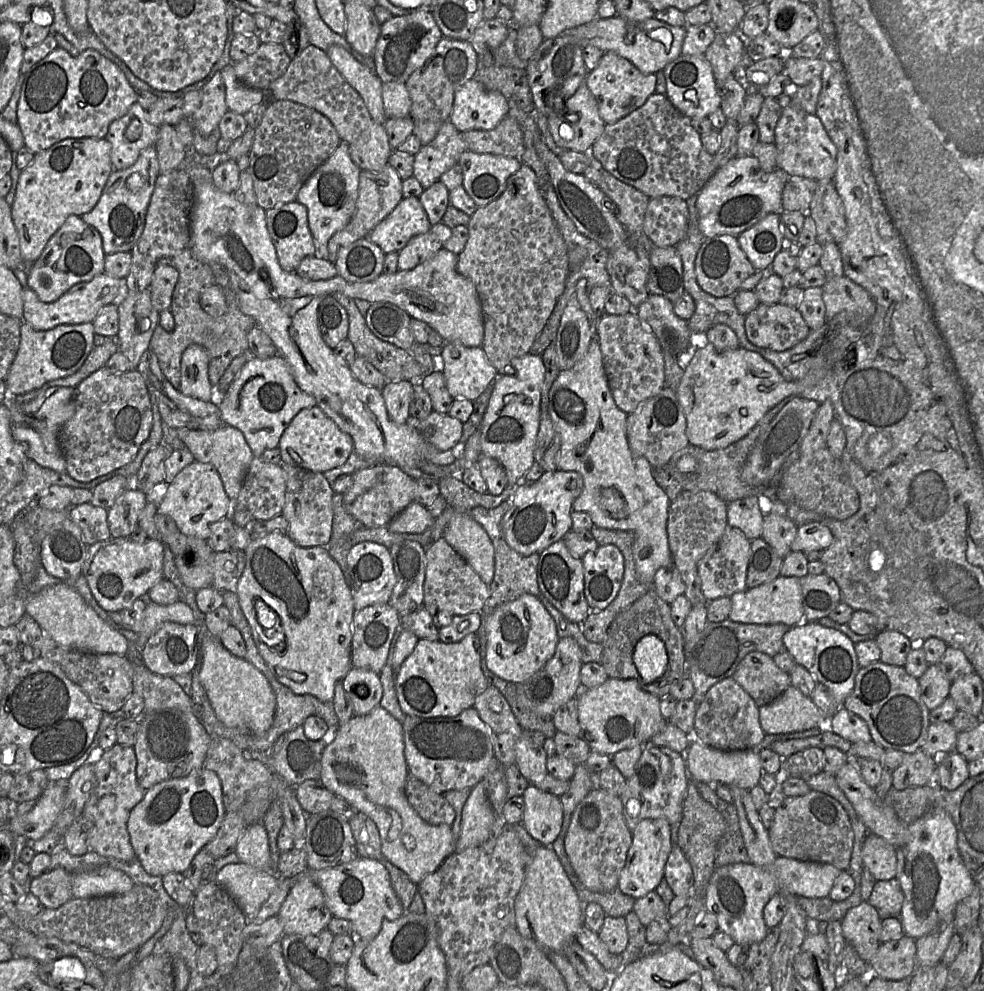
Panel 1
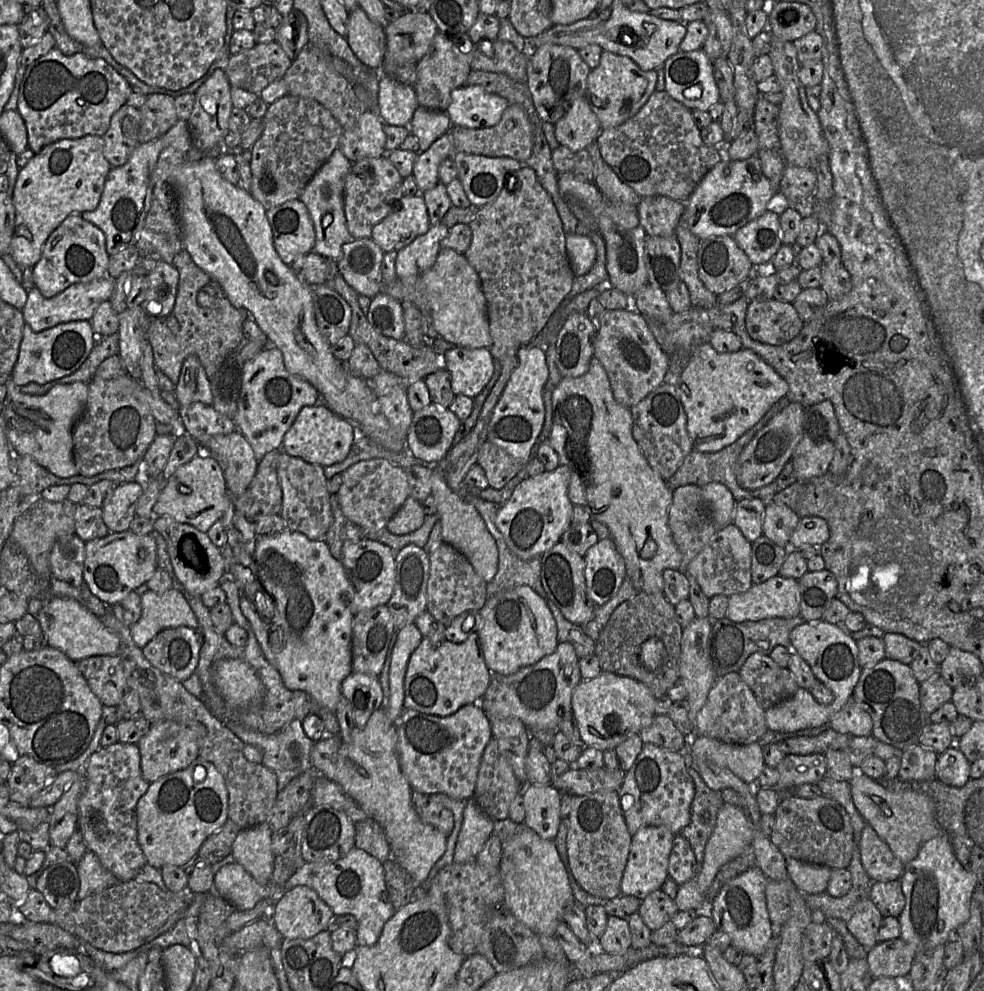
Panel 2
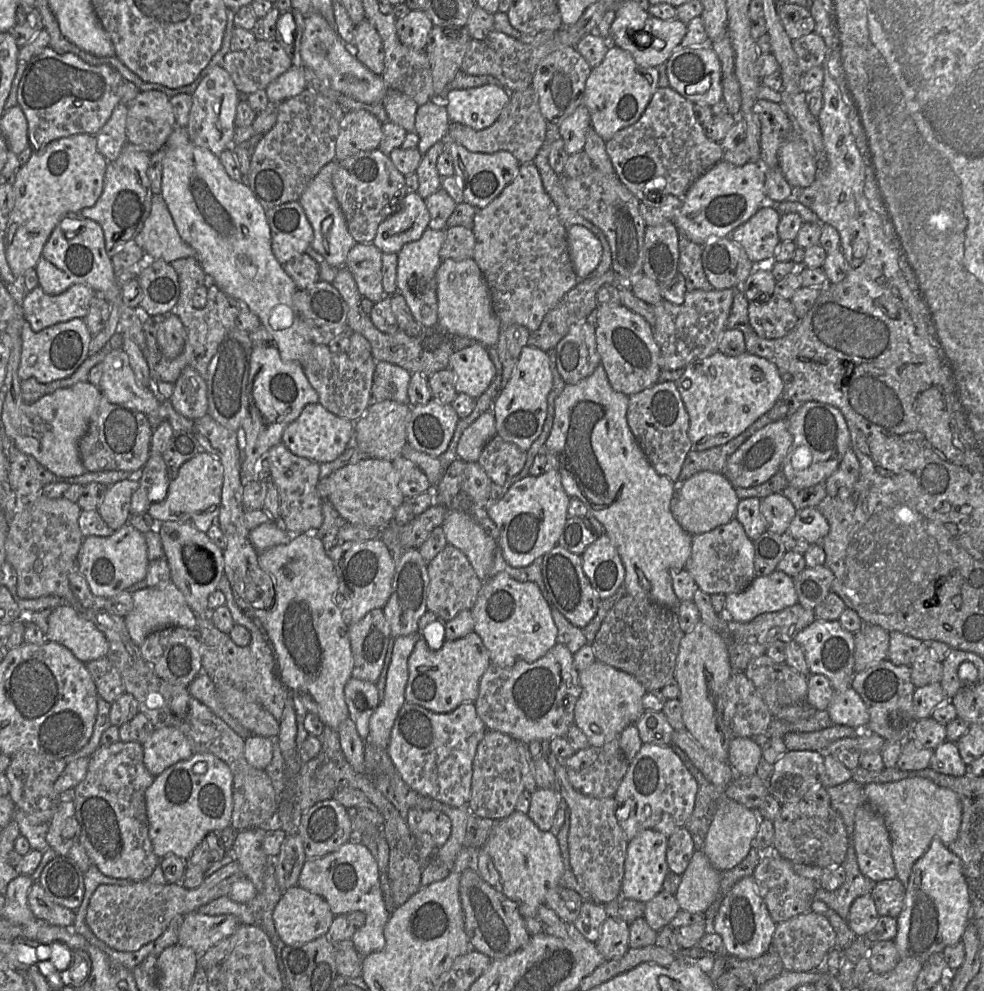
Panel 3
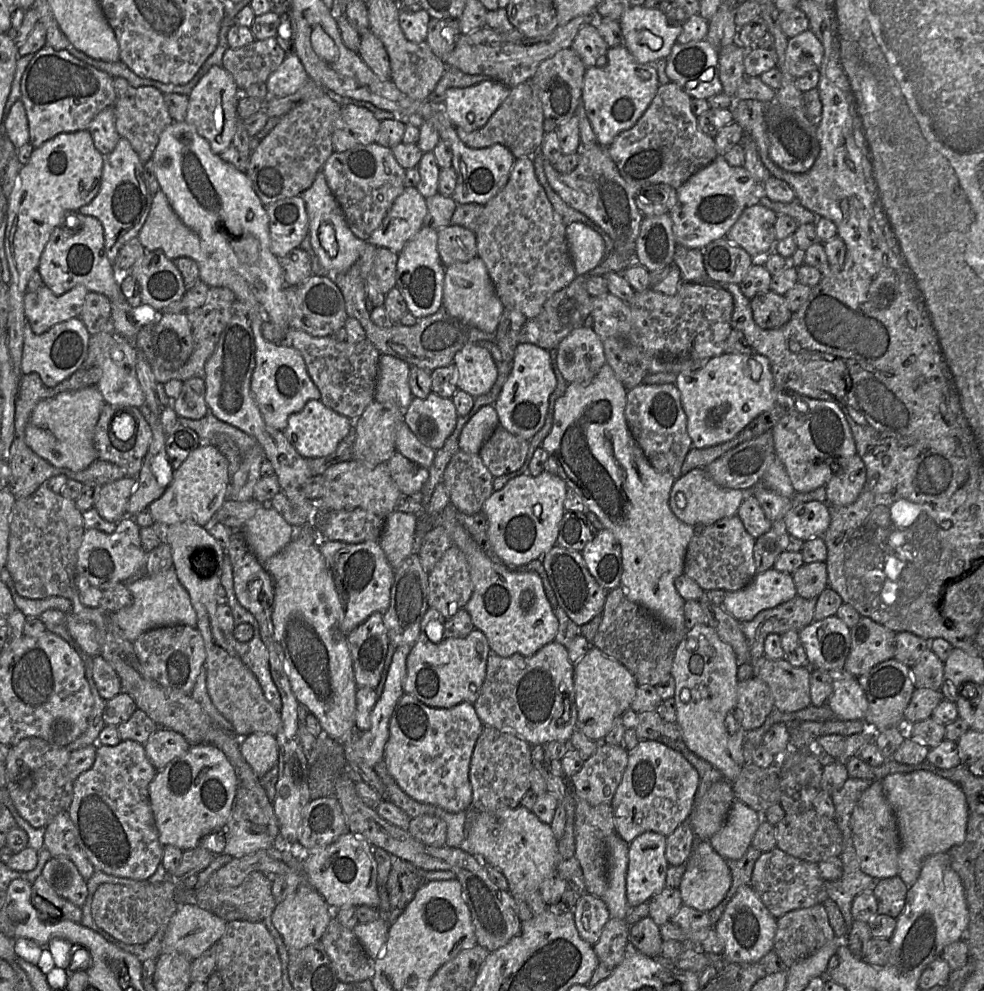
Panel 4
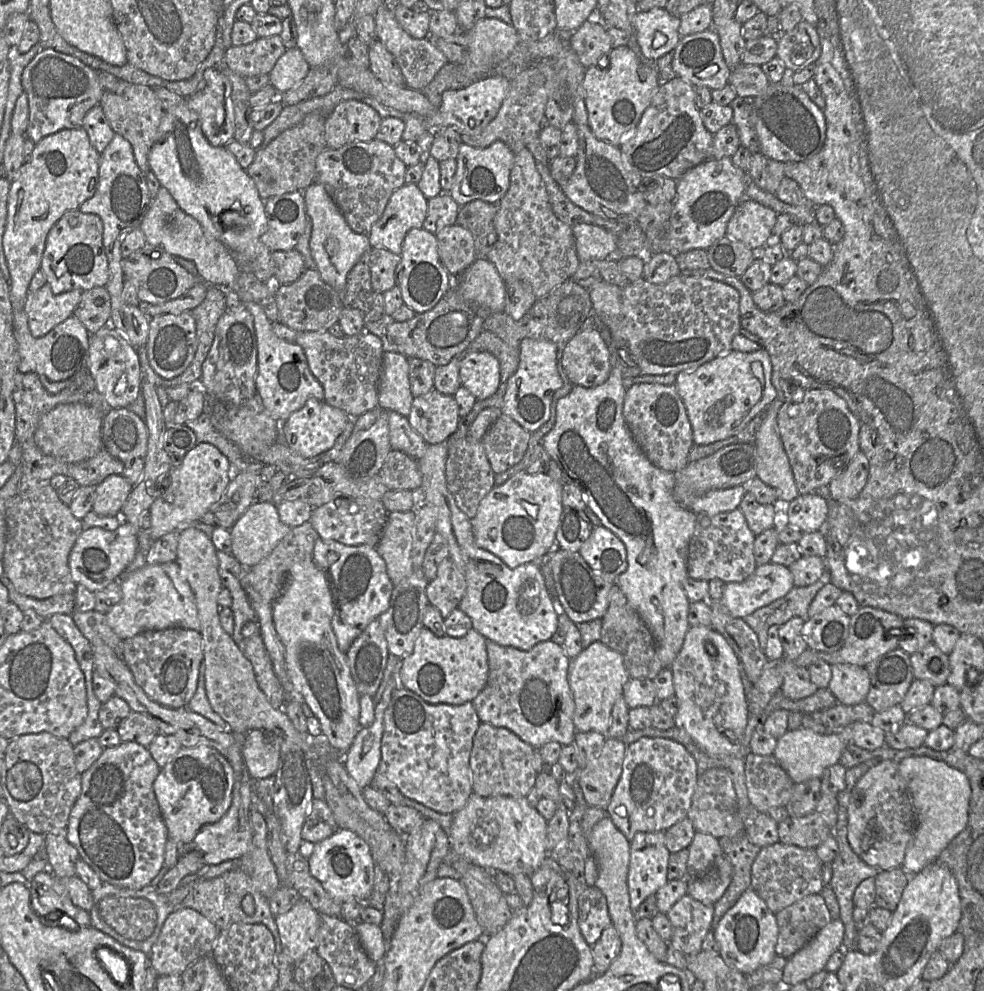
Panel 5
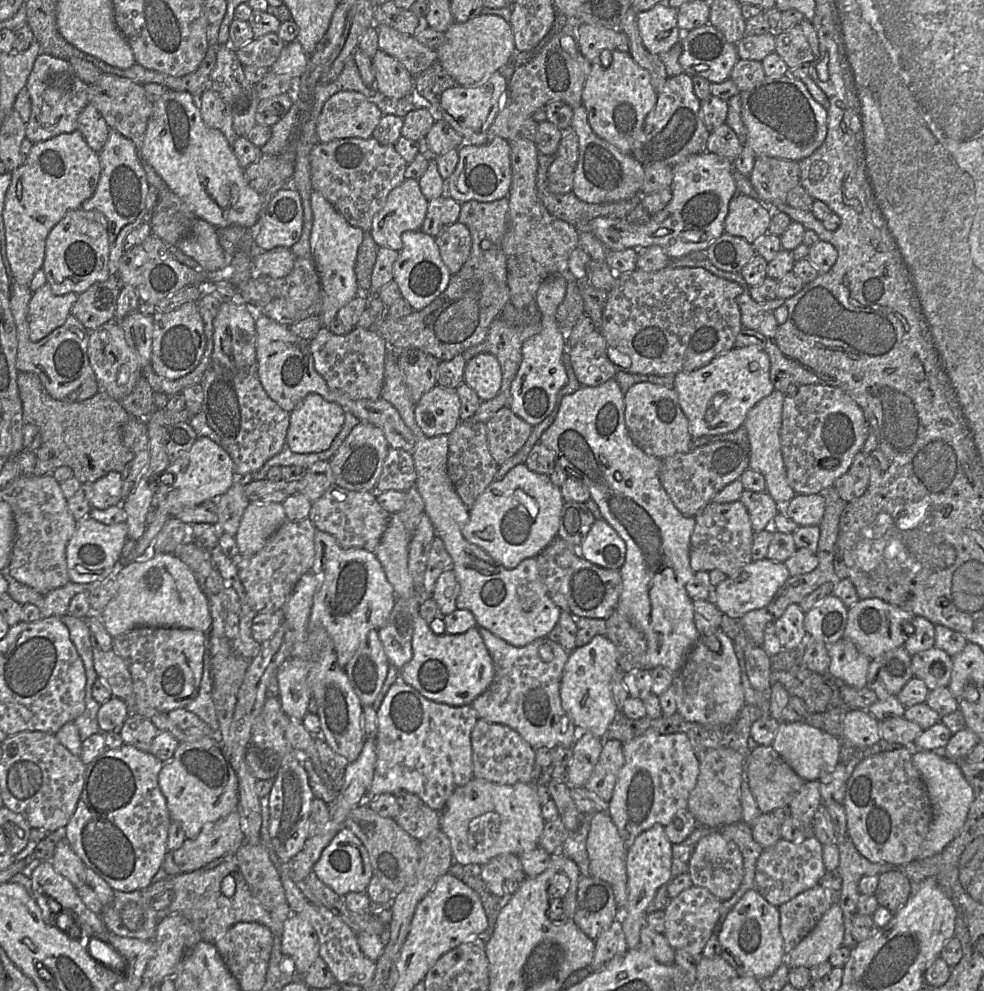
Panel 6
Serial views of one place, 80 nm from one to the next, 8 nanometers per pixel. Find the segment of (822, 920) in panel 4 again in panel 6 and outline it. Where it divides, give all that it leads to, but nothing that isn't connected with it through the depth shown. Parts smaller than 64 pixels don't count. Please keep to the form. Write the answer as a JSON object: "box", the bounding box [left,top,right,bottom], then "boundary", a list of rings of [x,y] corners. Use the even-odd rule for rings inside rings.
{"box":[778,884,832,954],"boundary":[[[818,884],[799,893],[778,908],[786,954],[811,932],[832,903],[829,893]]]}

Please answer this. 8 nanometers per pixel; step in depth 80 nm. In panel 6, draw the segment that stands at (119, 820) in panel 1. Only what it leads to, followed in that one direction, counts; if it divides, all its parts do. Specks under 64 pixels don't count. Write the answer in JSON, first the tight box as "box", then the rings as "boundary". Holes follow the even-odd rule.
{"box":[66,745,171,891],"boundary":[[[131,745],[106,749],[87,765],[84,784],[74,814],[66,825],[66,840],[86,867],[96,872],[114,891],[143,890],[163,864],[171,823],[166,799],[158,784],[164,763]]]}

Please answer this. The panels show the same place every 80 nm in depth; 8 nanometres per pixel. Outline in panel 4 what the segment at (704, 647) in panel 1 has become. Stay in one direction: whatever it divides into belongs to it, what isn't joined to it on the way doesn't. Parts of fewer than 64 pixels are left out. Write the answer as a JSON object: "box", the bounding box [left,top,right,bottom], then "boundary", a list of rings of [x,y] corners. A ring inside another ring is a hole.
{"box":[740,595,816,665],"boundary":[[[796,595],[774,608],[759,612],[751,621],[740,622],[754,665],[764,656],[764,642],[769,634],[782,635],[787,631],[801,631],[814,621],[816,598],[805,599]]]}

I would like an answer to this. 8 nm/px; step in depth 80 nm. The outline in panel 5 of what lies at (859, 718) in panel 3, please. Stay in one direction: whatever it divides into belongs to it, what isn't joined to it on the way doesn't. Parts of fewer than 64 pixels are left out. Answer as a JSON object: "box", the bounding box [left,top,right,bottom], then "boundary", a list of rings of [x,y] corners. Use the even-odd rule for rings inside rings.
{"box":[828,663,870,706],"boundary":[[[835,663],[831,668],[832,677],[828,689],[837,703],[852,706],[866,701],[870,678],[865,667]]]}

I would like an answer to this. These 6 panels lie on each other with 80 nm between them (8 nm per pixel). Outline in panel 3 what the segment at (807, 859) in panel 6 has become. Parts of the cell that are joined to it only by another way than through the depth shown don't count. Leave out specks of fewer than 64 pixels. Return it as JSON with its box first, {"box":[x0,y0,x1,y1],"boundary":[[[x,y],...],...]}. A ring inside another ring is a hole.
{"box":[753,854,819,924],"boundary":[[[777,854],[764,855],[753,873],[754,881],[759,889],[771,918],[776,924],[786,921],[799,914],[810,912],[819,882],[798,875],[792,862]]]}

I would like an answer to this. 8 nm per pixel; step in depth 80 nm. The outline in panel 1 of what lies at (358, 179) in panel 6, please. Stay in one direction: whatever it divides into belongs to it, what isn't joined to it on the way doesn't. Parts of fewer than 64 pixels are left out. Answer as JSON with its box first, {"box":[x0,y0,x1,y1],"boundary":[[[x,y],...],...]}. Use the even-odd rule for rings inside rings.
{"box":[351,164,403,238],"boundary":[[[389,164],[381,171],[362,170],[359,176],[358,198],[351,218],[352,232],[358,238],[368,237],[371,231],[385,219],[401,202],[403,197],[402,182],[397,171]]]}

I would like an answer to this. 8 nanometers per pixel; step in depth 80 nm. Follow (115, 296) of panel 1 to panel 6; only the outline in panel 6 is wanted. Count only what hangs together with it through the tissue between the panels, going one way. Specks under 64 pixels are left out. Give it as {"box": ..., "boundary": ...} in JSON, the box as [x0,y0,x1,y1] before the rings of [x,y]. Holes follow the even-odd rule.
{"box":[27,282,78,341],"boundary":[[[48,282],[34,291],[27,312],[29,339],[39,341],[64,324],[77,297],[78,294],[74,292],[54,295]]]}

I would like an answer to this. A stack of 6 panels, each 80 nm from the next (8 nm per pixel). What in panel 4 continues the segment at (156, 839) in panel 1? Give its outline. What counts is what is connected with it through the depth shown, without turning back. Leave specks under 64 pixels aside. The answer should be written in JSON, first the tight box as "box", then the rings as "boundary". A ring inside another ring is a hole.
{"box":[148,744,237,851],"boundary":[[[211,744],[190,746],[186,754],[168,763],[148,787],[161,845],[187,851],[200,844],[203,837],[220,831],[230,818],[237,786],[233,766],[223,752]]]}

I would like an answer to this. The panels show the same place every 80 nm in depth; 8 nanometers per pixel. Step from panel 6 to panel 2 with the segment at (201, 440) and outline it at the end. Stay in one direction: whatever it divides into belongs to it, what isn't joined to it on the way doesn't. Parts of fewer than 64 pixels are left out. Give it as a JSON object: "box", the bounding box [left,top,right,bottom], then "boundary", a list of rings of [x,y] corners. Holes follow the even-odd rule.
{"box":[152,453,230,533],"boundary":[[[207,453],[197,454],[189,462],[180,466],[178,470],[163,483],[163,488],[152,508],[153,517],[170,516],[177,522],[189,524],[201,532],[207,533],[209,528],[221,519],[230,501],[230,494],[225,485],[222,470],[218,462]]]}

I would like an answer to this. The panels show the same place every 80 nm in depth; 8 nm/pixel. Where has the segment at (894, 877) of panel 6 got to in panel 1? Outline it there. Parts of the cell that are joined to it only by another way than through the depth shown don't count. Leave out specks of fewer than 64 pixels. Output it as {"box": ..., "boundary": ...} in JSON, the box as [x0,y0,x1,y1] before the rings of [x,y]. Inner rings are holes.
{"box":[868,879,904,920],"boundary":[[[897,879],[876,881],[868,903],[876,909],[882,920],[900,918],[904,895],[899,881]]]}

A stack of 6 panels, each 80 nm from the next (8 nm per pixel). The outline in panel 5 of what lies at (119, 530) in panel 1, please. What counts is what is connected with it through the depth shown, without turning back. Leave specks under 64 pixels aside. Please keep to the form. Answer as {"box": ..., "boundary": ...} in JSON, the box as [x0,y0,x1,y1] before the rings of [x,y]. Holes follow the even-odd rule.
{"box":[92,474,133,516],"boundary":[[[112,474],[95,487],[92,510],[99,516],[120,516],[133,485],[121,474]]]}

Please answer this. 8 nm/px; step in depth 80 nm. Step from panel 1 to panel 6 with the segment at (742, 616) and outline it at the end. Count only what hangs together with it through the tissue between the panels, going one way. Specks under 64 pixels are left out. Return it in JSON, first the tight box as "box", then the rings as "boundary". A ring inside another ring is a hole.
{"box":[712,558,789,618],"boundary":[[[767,558],[751,561],[740,570],[738,575],[726,577],[715,587],[712,600],[725,616],[741,618],[747,612],[767,606],[789,577],[789,571],[782,562]]]}

